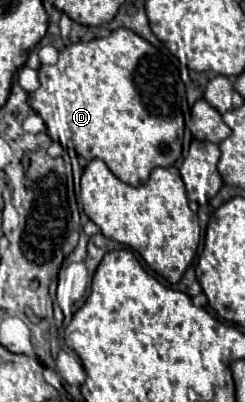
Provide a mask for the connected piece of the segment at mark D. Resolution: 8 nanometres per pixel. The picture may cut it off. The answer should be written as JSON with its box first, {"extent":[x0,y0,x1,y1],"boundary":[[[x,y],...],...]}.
{"extent":[30,27,186,187],"boundary":[[[124,27],[112,31],[108,37],[78,41],[64,47],[54,65],[38,69],[40,87],[30,95],[30,105],[44,119],[47,134],[62,147],[73,149],[86,161],[102,159],[110,171],[124,183],[138,187],[148,181],[152,169],[172,167],[180,157],[180,127],[184,135],[184,117],[180,103],[186,97],[180,71],[174,59],[164,57],[160,49]]]}

